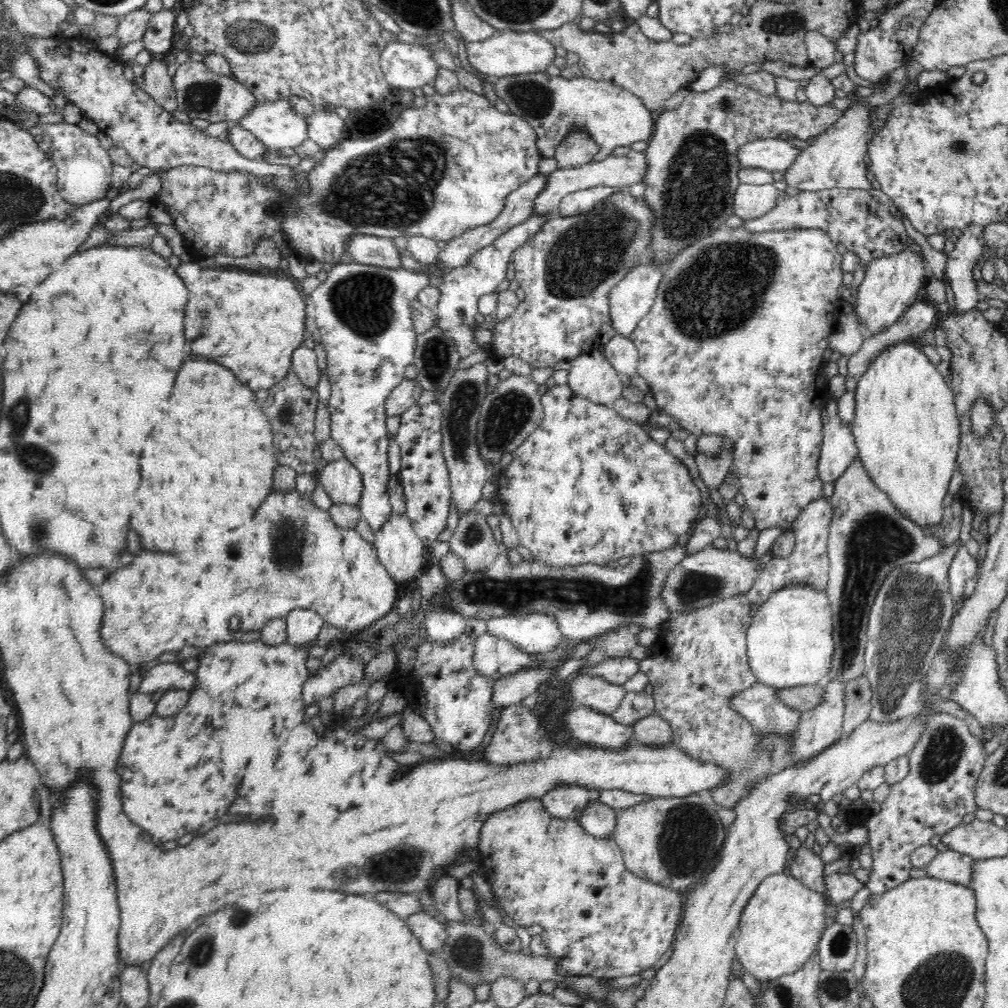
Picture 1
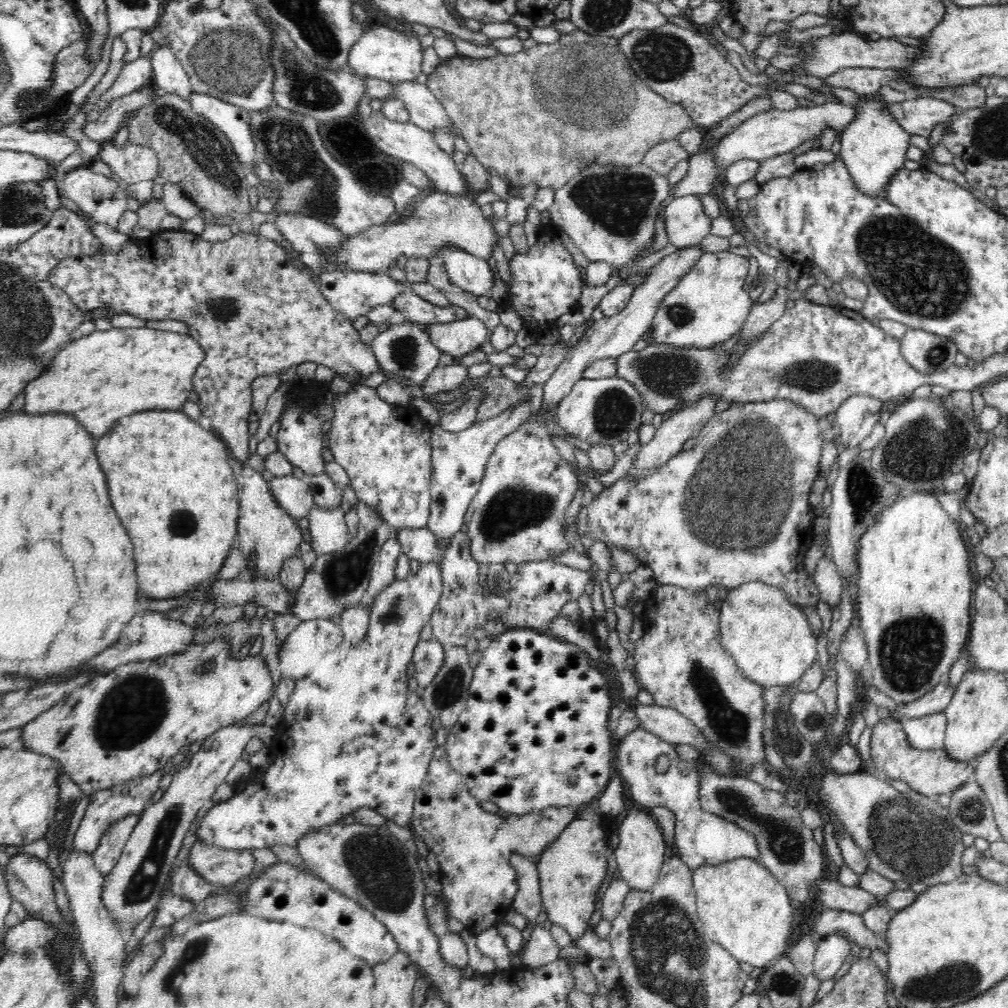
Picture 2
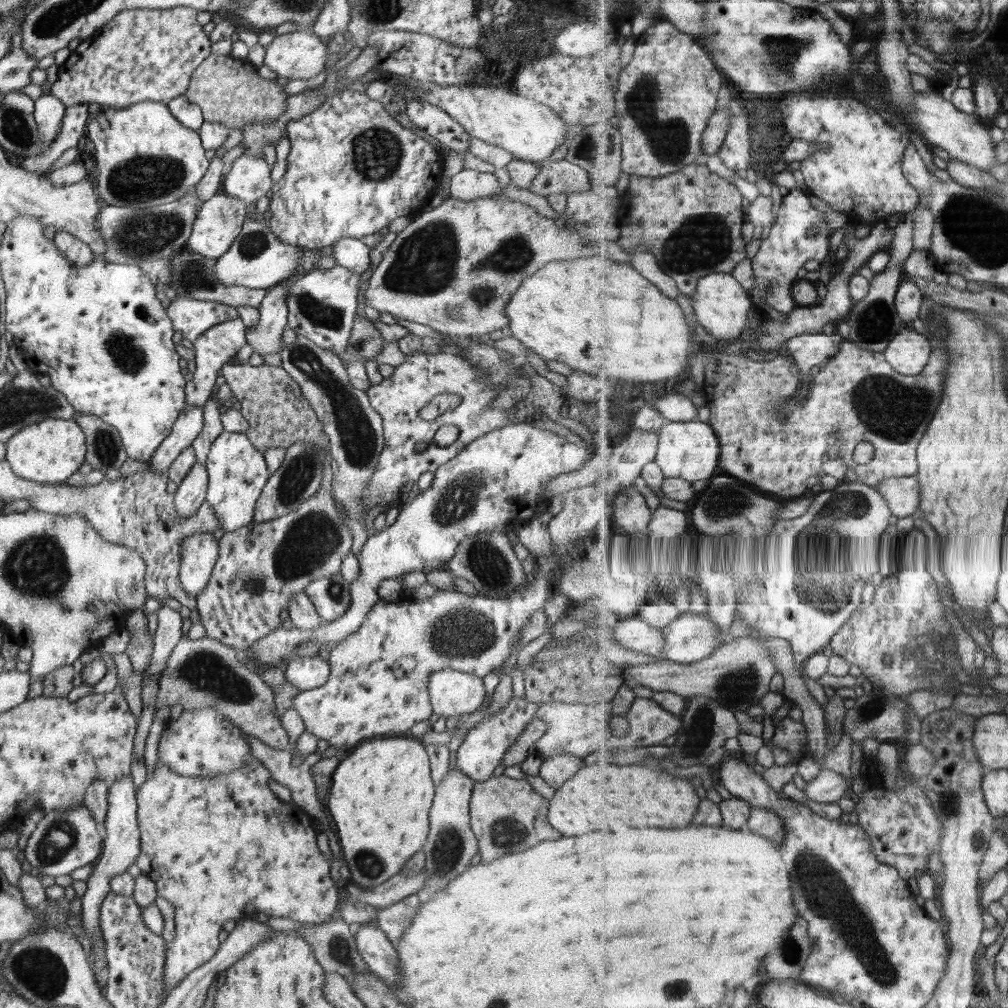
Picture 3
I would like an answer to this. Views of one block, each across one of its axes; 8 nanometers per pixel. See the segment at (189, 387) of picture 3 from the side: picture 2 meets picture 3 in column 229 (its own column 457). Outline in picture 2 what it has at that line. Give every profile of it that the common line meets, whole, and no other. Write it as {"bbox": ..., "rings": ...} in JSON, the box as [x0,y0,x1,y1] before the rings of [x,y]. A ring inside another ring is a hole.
{"bbox":[422,316,490,363],"rings":[[[474,316],[462,321],[422,326],[426,326],[430,341],[441,354],[452,356],[456,363],[467,354],[479,349],[490,336],[484,323]]]}

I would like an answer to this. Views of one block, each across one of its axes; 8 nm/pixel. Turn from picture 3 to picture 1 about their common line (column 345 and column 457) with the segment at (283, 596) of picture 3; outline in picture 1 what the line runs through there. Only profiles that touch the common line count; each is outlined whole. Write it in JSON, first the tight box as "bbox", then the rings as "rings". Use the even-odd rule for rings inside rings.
{"bbox":[448,509,502,572],"rings":[[[476,509],[466,511],[459,515],[458,525],[452,531],[451,538],[448,541],[449,550],[456,556],[462,558],[464,568],[467,571],[476,572],[487,569],[497,558],[502,555],[502,546],[496,543],[492,529],[487,521],[487,516],[478,513]]]}

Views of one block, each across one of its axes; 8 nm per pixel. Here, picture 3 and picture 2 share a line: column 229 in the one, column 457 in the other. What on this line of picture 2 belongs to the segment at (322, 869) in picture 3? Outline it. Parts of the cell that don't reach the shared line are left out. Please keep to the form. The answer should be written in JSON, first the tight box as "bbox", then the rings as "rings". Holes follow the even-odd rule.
{"bbox":[409,746,576,936],"rings":[[[437,746],[426,779],[416,791],[409,830],[424,852],[436,856],[447,914],[476,936],[484,929],[495,927],[511,907],[518,890],[516,870],[508,861],[512,854],[536,860],[556,842],[576,813],[568,807],[544,808],[544,812],[538,814],[508,813],[506,818],[485,812],[464,785],[462,777],[451,767],[445,748]]]}

